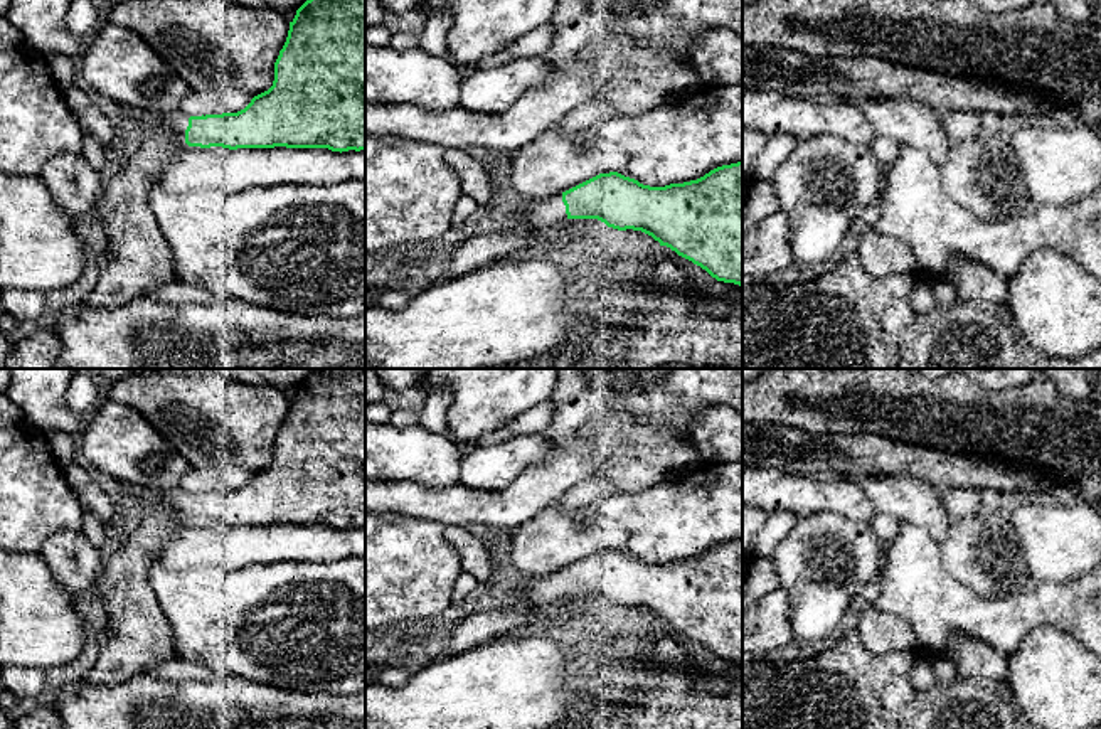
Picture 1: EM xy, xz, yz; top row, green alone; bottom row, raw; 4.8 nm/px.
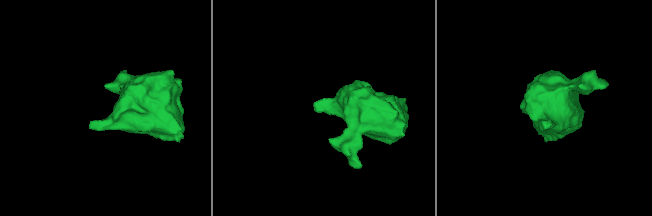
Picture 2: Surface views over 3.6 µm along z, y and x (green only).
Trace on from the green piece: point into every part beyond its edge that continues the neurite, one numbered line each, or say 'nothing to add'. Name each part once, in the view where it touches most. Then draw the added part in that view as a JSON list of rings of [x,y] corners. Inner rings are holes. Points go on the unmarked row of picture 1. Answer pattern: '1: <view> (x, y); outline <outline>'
1: xz (549, 590); outline [[[557,571],[540,577],[524,576],[513,593],[515,601],[508,606],[556,606],[562,604],[567,598],[562,571]]]

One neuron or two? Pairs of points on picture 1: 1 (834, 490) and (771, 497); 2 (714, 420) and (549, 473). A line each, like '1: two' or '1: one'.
1: one
2: two

